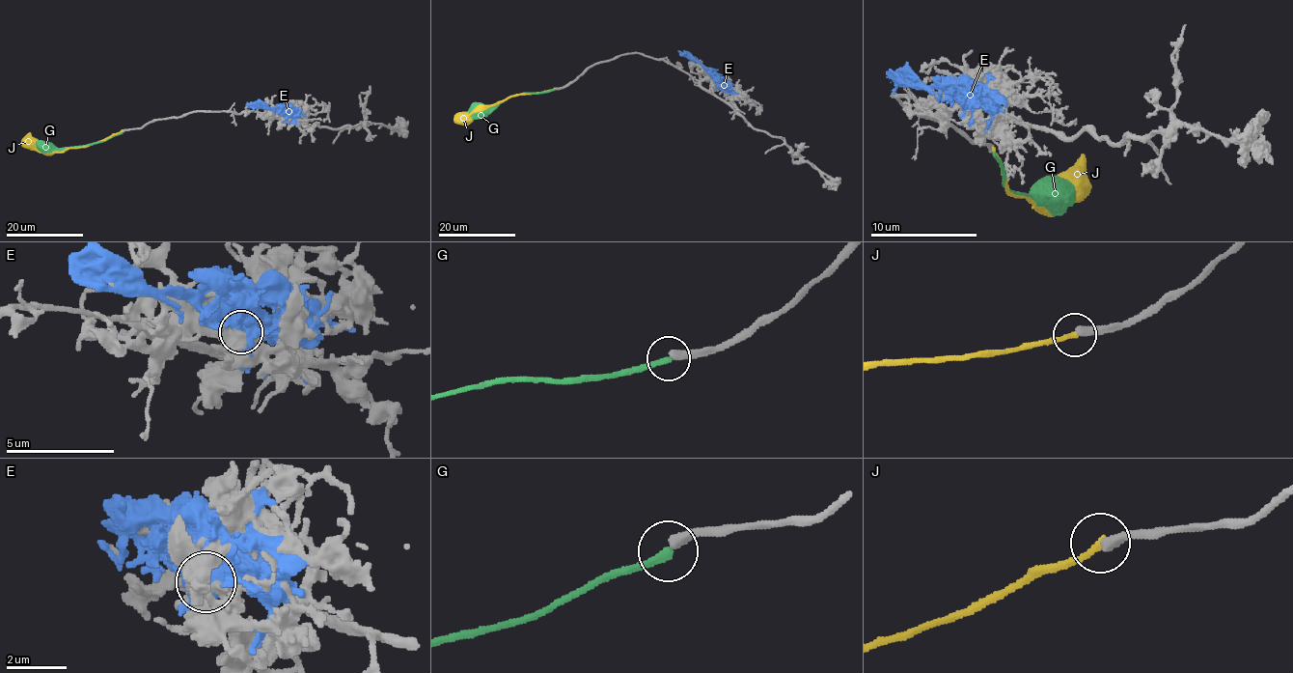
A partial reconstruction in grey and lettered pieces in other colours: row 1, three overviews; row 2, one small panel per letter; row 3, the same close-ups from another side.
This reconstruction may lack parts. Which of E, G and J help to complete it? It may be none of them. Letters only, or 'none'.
J

